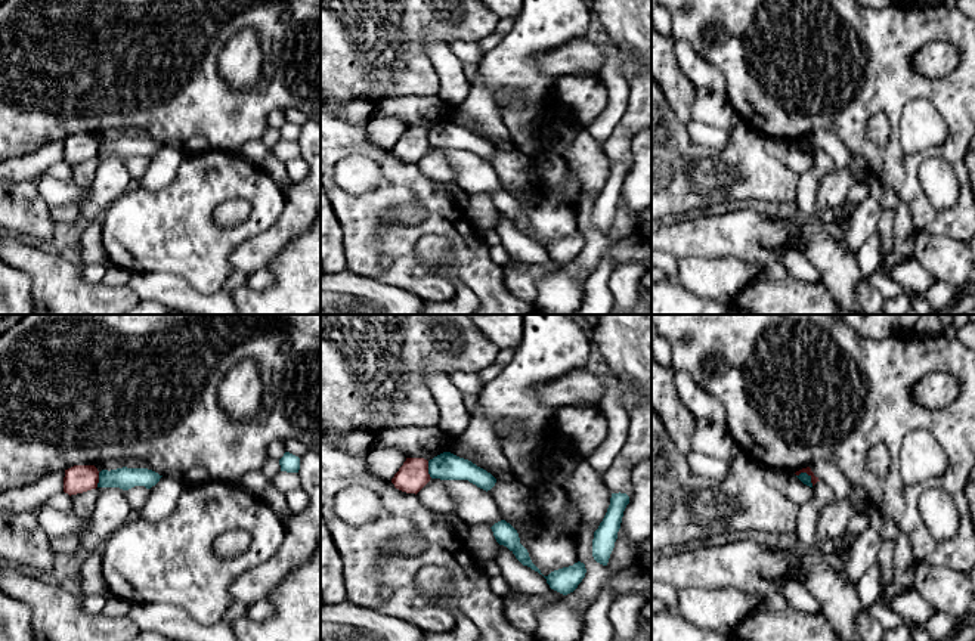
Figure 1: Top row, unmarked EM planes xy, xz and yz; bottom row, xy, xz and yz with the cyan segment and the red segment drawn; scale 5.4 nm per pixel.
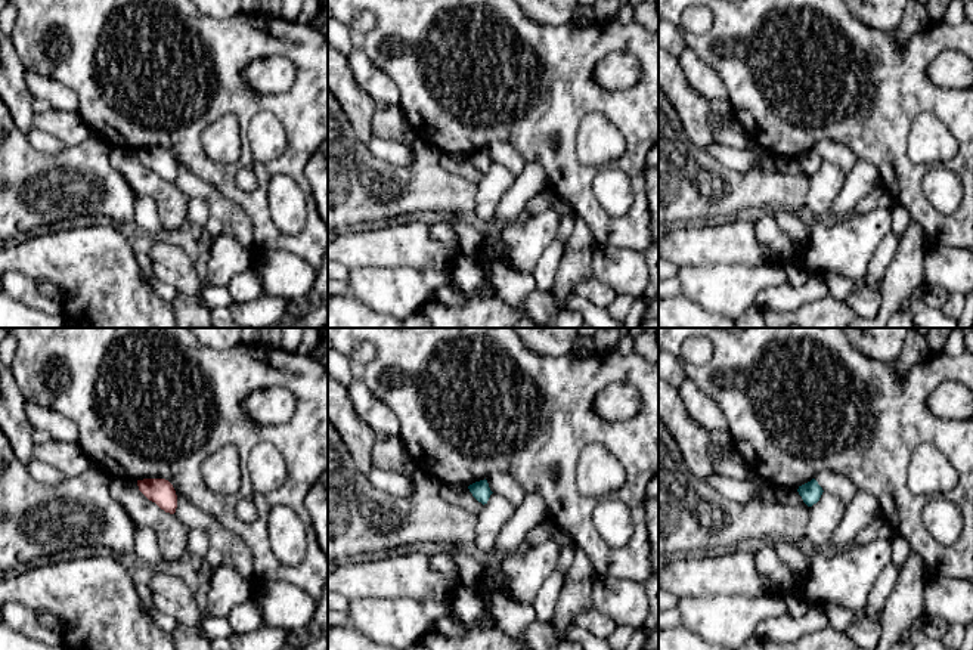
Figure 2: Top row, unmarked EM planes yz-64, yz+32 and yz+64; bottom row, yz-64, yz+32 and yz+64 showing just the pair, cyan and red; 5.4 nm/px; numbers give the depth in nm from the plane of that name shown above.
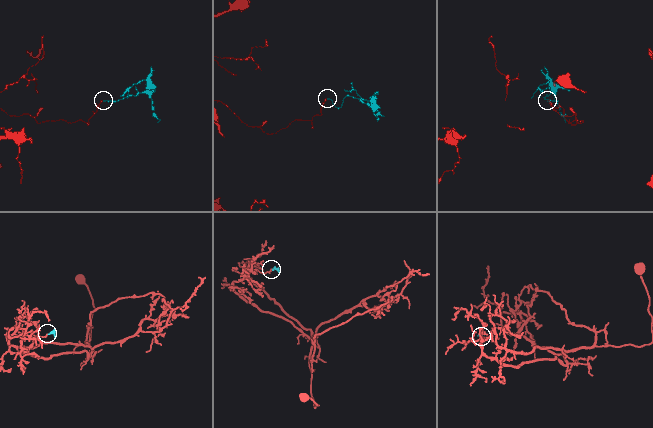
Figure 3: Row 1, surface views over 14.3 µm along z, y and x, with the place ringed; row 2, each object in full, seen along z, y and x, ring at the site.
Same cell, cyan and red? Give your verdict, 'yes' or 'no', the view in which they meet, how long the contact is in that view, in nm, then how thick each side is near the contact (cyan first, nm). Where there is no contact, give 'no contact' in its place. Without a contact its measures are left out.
no; contact in yz; length 110 nm; calibres 60 and 40 nm

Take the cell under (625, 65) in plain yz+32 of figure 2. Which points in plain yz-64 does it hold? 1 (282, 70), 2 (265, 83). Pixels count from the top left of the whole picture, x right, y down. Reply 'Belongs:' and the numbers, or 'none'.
Belongs: 1, 2

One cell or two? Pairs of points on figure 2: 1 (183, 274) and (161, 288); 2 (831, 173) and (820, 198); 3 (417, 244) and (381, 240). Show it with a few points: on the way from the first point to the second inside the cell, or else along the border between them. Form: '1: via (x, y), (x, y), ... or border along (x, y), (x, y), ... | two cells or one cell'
1: border along (155, 275), (176, 291), (172, 303) | two cells
2: via (829, 179), (821, 192) | one cell
3: via (408, 244), (390, 243) | one cell

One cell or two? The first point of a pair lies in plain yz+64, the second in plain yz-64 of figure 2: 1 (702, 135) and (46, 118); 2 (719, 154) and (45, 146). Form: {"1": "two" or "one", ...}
{"1": "two", "2": "one"}

